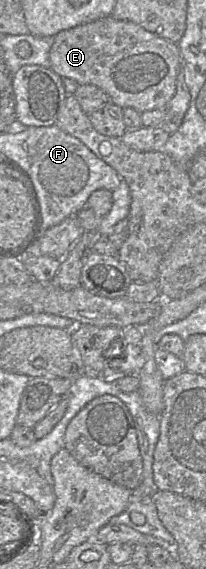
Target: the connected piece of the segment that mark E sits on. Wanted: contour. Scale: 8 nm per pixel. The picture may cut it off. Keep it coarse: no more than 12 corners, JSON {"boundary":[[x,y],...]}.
{"boundary":[[112,16],[59,32],[50,69],[139,113],[166,107],[176,43]]}

